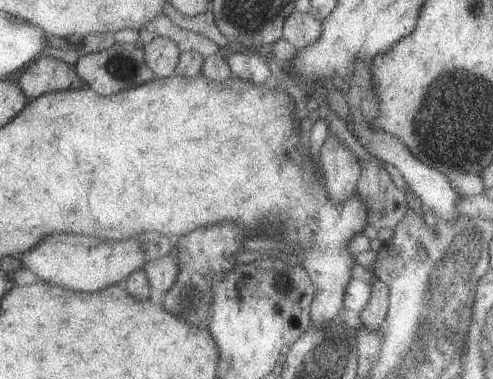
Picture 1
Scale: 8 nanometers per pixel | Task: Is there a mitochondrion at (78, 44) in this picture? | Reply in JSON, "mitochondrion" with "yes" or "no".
{"mitochondrion":"no"}

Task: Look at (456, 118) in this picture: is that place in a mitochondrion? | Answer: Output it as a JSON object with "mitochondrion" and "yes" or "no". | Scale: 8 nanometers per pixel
{"mitochondrion":"yes"}

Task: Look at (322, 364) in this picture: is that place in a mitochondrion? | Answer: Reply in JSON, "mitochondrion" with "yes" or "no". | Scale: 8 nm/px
{"mitochondrion":"yes"}

